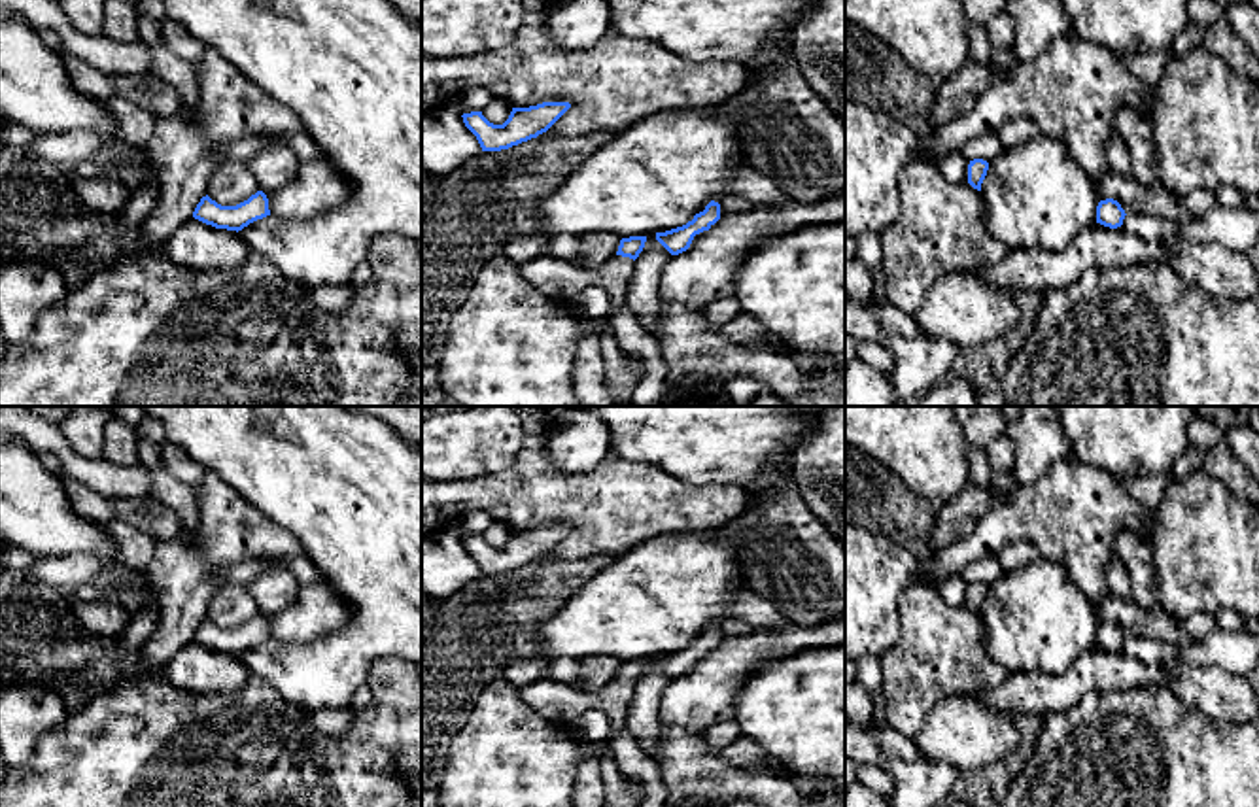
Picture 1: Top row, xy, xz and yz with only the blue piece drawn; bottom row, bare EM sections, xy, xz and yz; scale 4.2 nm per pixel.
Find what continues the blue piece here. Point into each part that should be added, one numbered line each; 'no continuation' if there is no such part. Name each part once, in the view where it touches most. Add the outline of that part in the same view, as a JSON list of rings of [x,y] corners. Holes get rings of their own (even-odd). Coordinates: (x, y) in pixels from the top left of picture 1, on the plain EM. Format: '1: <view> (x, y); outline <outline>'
1: xz (556, 702); outline [[[541,678],[518,688],[520,697],[543,718],[560,726],[586,711],[603,711],[611,720],[611,739],[626,728],[635,684],[614,678],[599,690],[580,690],[577,686]],[[611,739],[605,741],[611,747]]]

